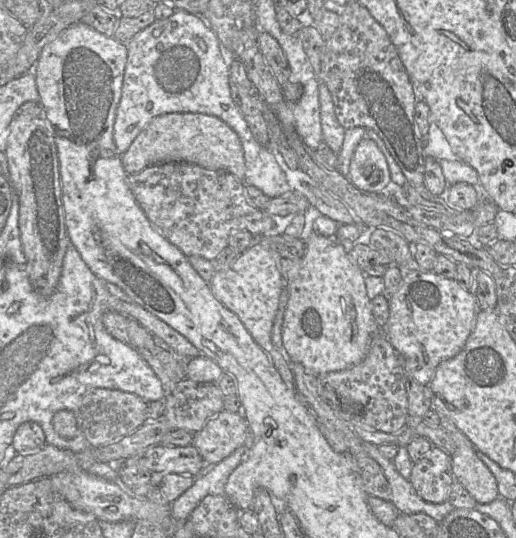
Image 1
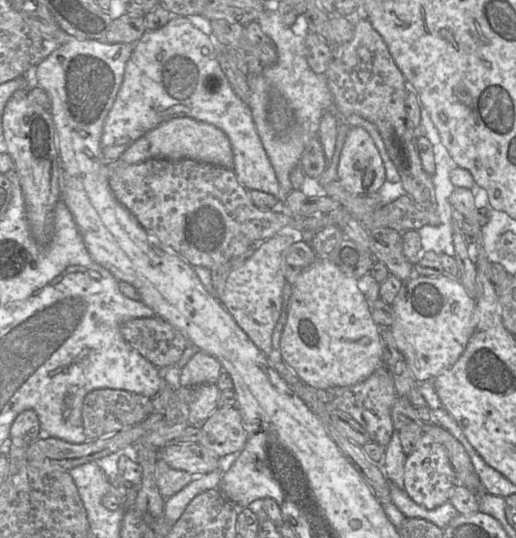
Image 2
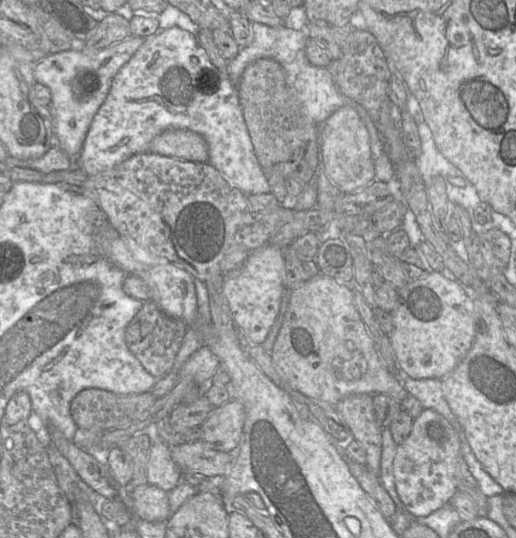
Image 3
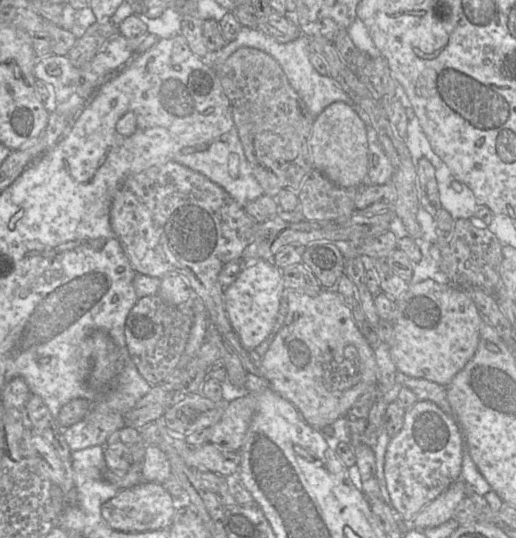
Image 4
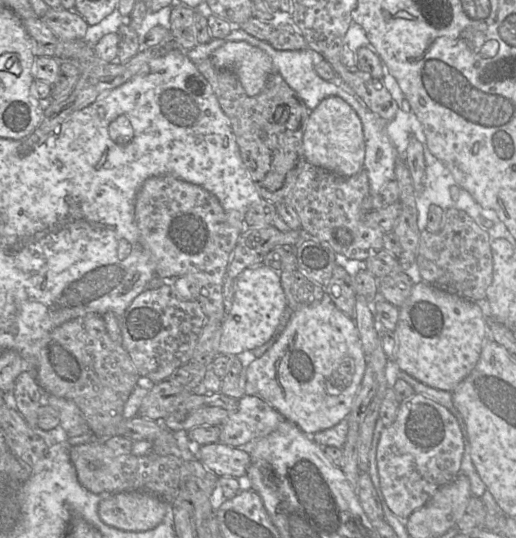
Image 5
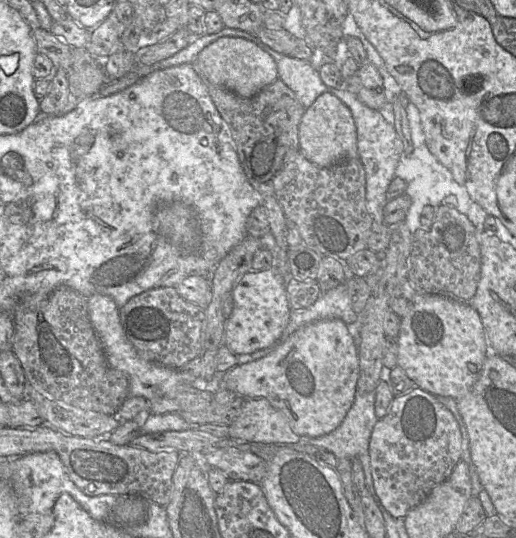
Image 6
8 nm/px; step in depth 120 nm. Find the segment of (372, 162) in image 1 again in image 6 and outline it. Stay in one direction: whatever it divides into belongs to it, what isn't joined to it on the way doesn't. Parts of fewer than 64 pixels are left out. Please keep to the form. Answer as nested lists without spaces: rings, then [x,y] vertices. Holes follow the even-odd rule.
[[[323,93],[302,116],[299,125],[299,150],[319,167],[329,167],[358,156],[356,126],[349,108],[336,96]]]

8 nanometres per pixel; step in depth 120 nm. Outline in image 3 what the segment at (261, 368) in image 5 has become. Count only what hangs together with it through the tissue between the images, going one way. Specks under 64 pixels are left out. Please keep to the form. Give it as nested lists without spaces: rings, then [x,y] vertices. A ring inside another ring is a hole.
[[[319,273],[292,289],[284,322],[273,346],[271,357],[281,378],[303,395],[336,405],[351,394],[386,394],[399,403],[409,394],[403,383],[392,375],[376,351],[354,303],[352,287],[339,284]]]

